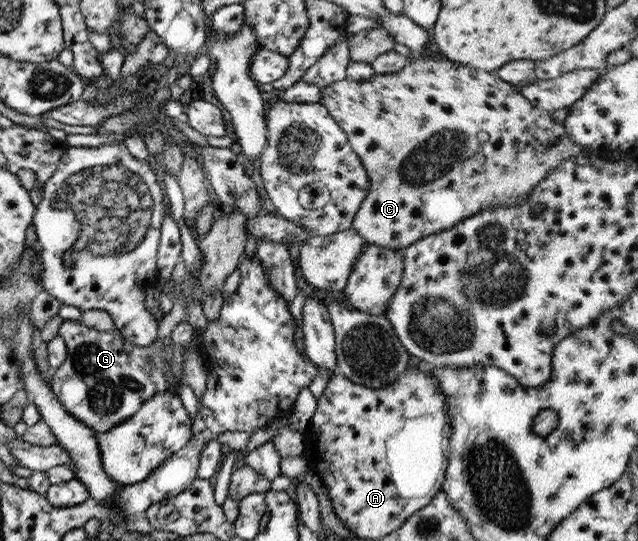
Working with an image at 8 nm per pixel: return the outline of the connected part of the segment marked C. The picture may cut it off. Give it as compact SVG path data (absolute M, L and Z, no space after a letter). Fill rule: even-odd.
M410 53L406 58L406 64L394 73L374 74L373 77L362 81L354 81L344 77L330 85L325 85L320 90L320 97L317 102L326 107L327 115L332 117L338 127L345 133L350 148L358 156L360 164L362 164L362 168L364 168L368 176L369 188L366 197L362 199L358 211L354 213L350 228L368 244L384 247L384 249L401 251L408 245L412 245L414 241L422 239L422 237L446 231L446 229L458 225L460 220L472 217L472 215L476 215L476 213L480 213L484 209L490 209L490 207L496 207L496 209L498 207L520 207L528 199L534 185L538 185L562 161L586 155L588 151L592 150L587 146L576 144L574 140L570 140L568 132L564 130L563 123L555 121L551 117L551 113L547 113L546 110L542 110L538 106L534 106L532 102L528 102L520 94L520 91L514 90L512 85L502 81L496 73L471 68L447 60L440 55L433 58L433 55L419 56ZM430 191L434 191L434 203L422 203L422 195L430 193Z

